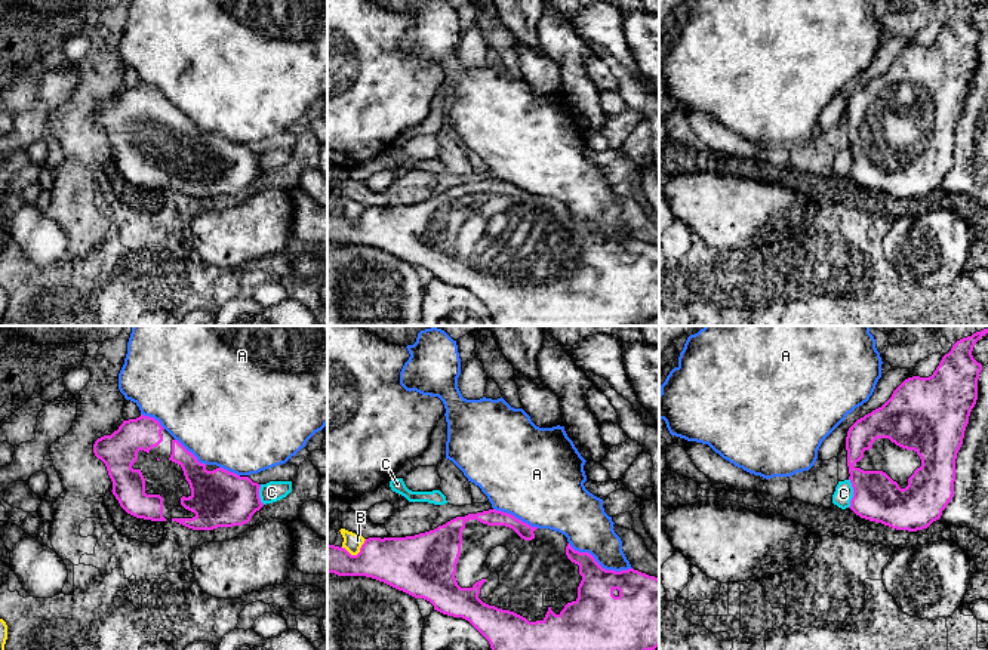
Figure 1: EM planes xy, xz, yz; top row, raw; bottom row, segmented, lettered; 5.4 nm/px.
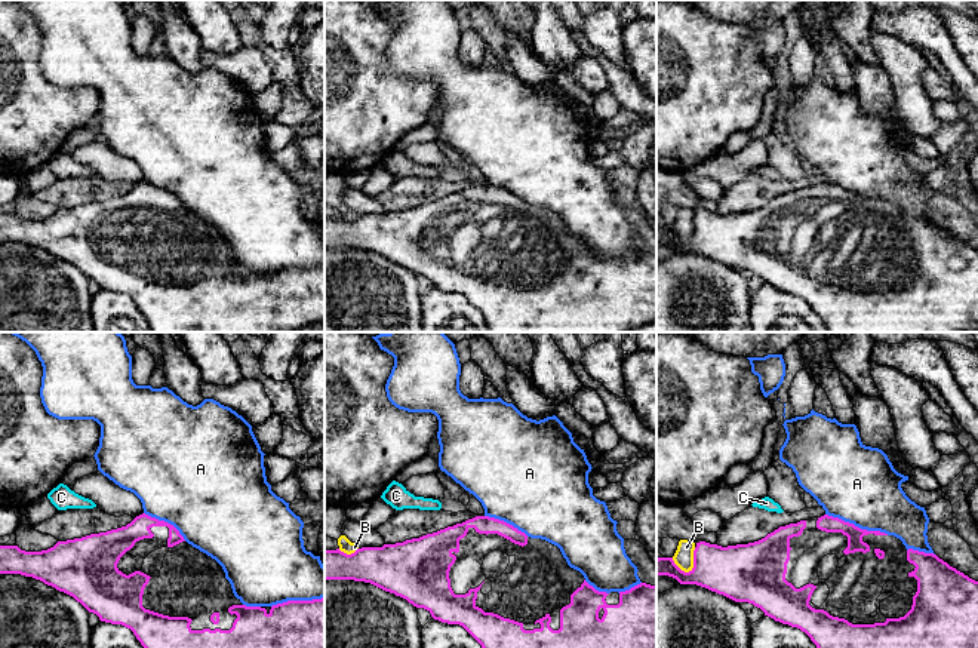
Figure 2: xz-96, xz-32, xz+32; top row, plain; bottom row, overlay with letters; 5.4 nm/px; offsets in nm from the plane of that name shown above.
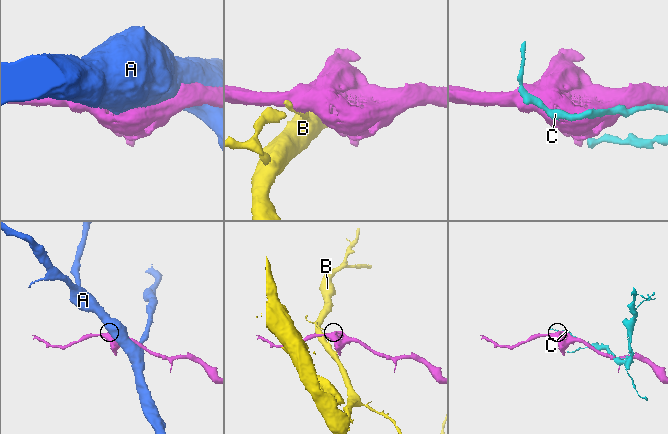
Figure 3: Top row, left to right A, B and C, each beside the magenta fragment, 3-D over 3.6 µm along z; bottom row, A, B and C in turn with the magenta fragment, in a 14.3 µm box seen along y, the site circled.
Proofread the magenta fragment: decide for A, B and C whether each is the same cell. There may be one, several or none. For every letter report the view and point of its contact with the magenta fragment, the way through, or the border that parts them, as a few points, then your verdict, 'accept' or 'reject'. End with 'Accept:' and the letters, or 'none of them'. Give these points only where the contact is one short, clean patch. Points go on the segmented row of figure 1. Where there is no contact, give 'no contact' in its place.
A: contact xz (599, 564); reject
B: contact xz (357, 554); reject
C: contact yz (853, 493); reject
Accept: none of them

